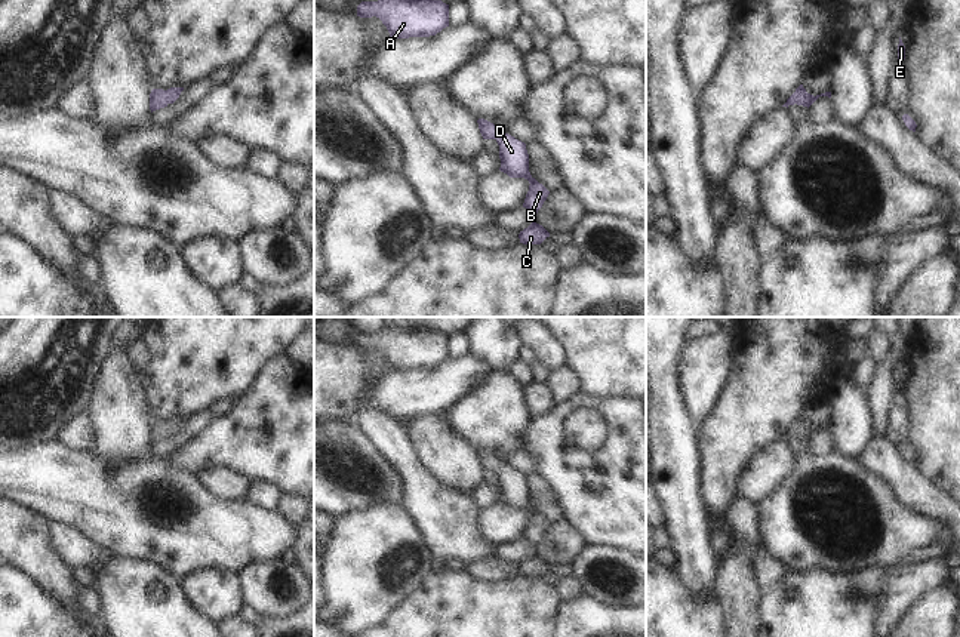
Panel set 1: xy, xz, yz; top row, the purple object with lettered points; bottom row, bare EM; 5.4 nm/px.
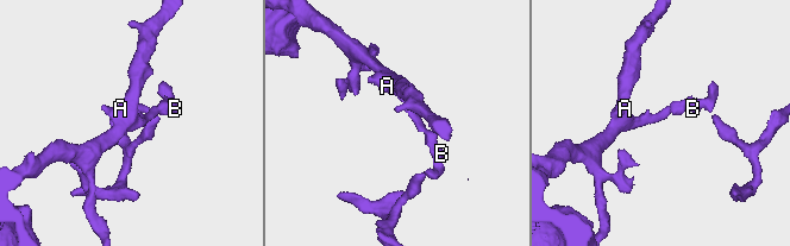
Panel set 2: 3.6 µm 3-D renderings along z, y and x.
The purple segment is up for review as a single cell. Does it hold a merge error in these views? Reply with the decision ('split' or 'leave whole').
leave whole

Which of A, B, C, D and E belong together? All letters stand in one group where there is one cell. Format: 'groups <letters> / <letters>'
groups A B C D E

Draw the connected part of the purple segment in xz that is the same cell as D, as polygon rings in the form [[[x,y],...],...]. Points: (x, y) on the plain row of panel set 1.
[[[479,450],[477,455],[483,471],[495,471],[499,477],[499,502],[507,505],[510,510],[524,510],[529,513],[530,517],[523,539],[526,539],[532,547],[536,547],[550,523],[530,507],[526,476],[505,465],[484,450]]]

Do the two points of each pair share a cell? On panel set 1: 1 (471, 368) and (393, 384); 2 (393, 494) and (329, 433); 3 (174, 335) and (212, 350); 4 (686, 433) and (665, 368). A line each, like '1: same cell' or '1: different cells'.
1: same cell
2: same cell
3: same cell
4: same cell

